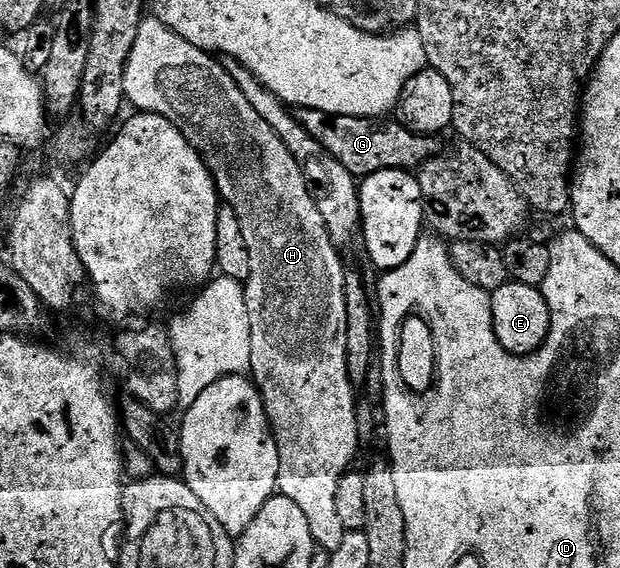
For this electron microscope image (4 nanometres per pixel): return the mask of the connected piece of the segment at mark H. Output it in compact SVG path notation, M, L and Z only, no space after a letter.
M144 17L143 23L139 26L137 38L133 40L133 50L129 52L125 64L123 96L130 105L131 102L135 105L136 111L165 116L165 120L169 120L183 133L185 140L189 140L191 147L203 157L204 164L214 176L215 188L219 192L220 199L233 208L233 212L241 222L241 236L245 236L245 248L249 248L249 280L243 287L245 304L249 308L249 336L251 337L249 374L255 387L259 389L259 395L279 449L281 468L279 469L278 493L293 500L293 504L297 504L297 508L305 512L305 520L309 520L309 532L313 536L316 547L323 549L324 546L325 551L332 552L340 547L345 533L341 519L337 517L337 484L341 476L352 469L351 461L354 460L355 453L360 453L361 447L358 444L357 416L355 415L357 390L349 380L349 368L345 356L345 265L343 266L342 260L339 259L340 251L333 244L325 228L325 220L321 220L321 212L317 212L317 204L309 179L303 167L299 165L299 161L293 156L293 152L289 152L289 148L281 144L281 136L277 136L277 132L273 132L273 128L269 128L269 124L261 120L261 112L257 112L257 108L253 108L253 104L245 100L245 92L237 88L233 76L229 76L226 65L218 57L189 44L189 40L177 36L177 32L173 32L157 17Z

